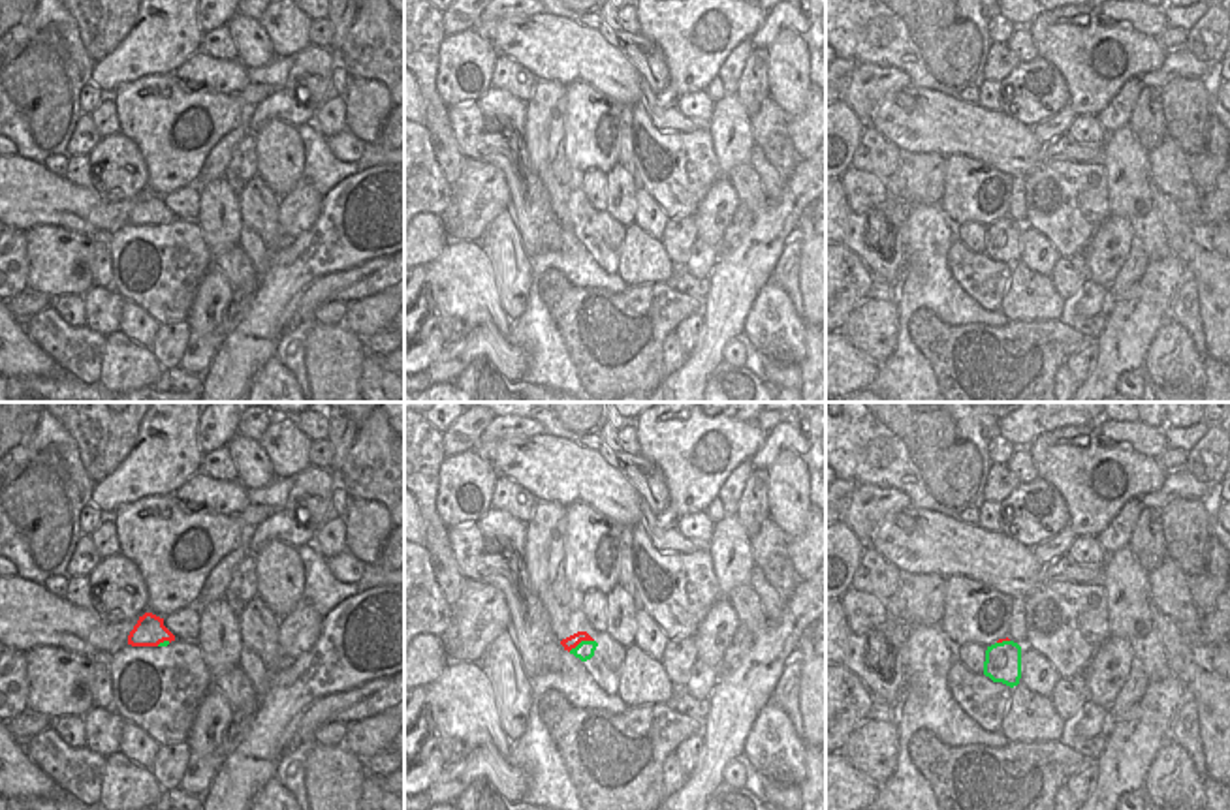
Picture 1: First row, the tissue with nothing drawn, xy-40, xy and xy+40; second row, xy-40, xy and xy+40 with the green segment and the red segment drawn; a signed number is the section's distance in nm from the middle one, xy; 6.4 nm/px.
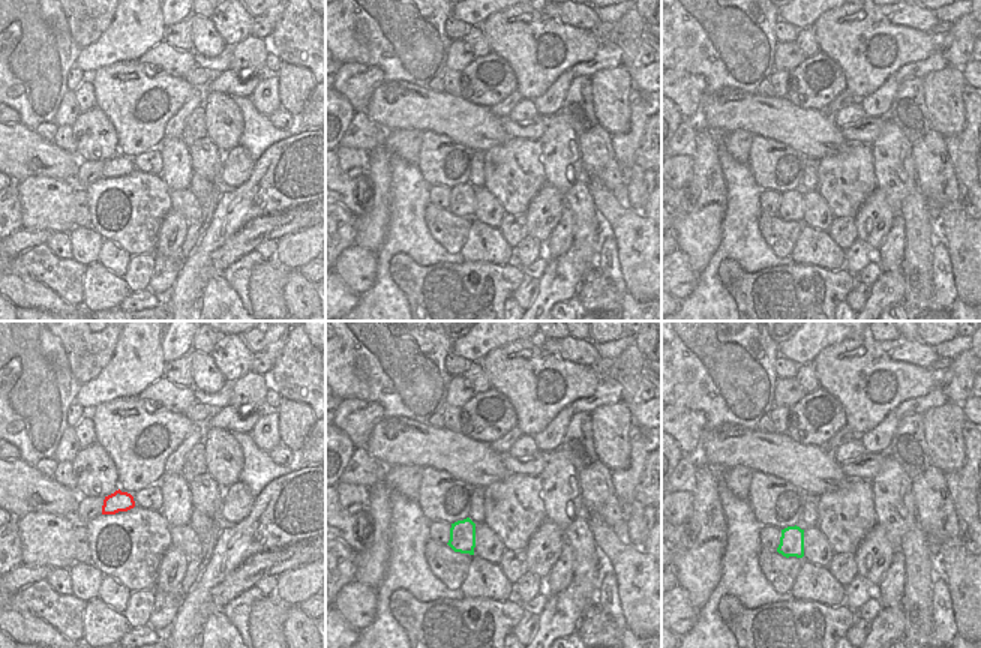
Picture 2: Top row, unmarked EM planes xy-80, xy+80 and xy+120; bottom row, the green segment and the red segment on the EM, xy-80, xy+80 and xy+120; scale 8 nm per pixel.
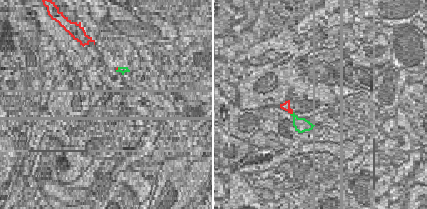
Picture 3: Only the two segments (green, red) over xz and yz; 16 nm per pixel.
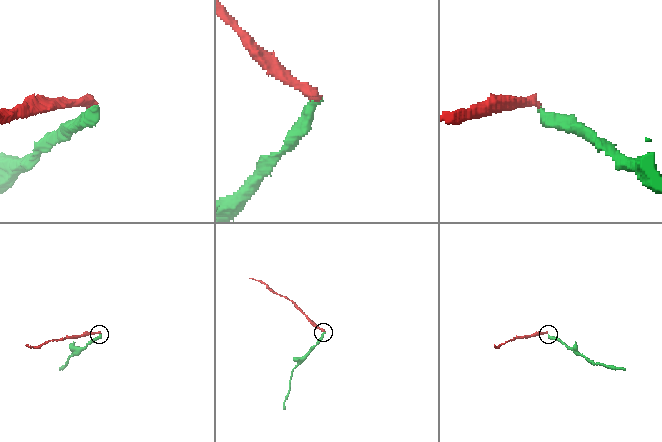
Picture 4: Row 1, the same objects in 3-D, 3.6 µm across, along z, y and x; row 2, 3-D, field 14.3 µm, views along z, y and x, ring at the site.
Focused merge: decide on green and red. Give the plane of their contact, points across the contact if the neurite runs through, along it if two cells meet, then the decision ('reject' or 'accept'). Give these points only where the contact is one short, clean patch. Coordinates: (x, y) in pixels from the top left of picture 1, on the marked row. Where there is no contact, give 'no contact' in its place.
contact in xy; border xy (593, 639), (582, 639), (568, 651); reject

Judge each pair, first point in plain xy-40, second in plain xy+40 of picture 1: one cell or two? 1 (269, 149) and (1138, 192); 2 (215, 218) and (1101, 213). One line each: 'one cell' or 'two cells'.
1: one cell
2: two cells

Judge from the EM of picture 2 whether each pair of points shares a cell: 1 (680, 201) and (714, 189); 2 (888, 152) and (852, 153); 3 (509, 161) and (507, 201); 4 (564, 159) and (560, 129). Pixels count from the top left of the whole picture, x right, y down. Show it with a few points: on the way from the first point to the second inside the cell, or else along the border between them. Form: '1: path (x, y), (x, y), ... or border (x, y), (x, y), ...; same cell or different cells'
1: border (686, 188), (692, 207), (677, 212); different cells
2: border (870, 146), (873, 171); different cells
3: border (488, 189), (506, 188), (522, 212); different cells
4: path (560, 152), (560, 137); same cell

